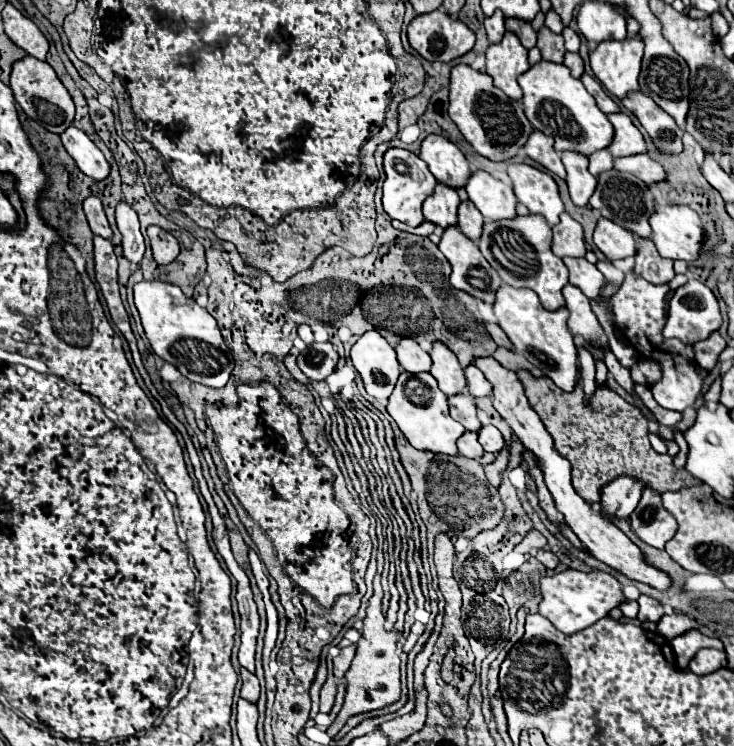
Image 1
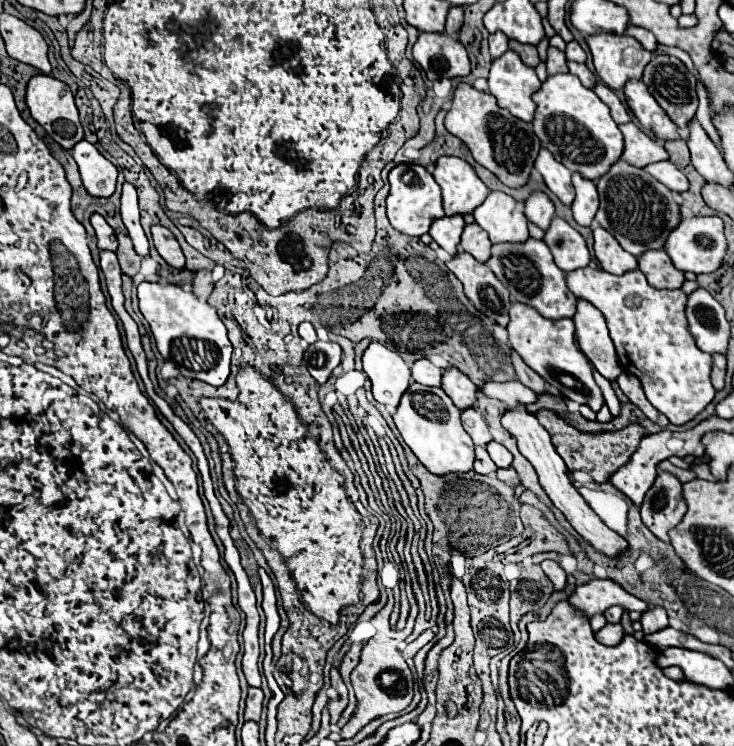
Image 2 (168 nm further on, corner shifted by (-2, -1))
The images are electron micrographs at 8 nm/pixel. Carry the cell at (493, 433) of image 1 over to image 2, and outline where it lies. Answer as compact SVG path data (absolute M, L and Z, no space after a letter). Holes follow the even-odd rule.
M492 441L492 443L490 443L490 447L486 447L486 449L488 449L488 453L490 453L492 461L494 461L500 469L506 469L506 467L510 467L510 465L512 465L512 453L510 453L504 445L500 445L500 443Z

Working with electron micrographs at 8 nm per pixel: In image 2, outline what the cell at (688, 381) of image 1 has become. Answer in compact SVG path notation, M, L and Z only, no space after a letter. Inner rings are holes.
M584 267L580 271L572 271L568 275L568 287L578 299L586 299L596 309L602 311L602 315L608 321L610 337L614 341L620 365L626 373L640 379L640 385L644 389L644 395L648 401L668 417L674 425L684 425L692 421L716 395L716 389L710 383L710 371L712 371L712 357L708 353L702 353L694 337L688 331L686 323L686 299L688 295L680 289L668 291L668 289L654 289L648 285L644 273L640 269L630 271L626 275L612 275L602 269Z

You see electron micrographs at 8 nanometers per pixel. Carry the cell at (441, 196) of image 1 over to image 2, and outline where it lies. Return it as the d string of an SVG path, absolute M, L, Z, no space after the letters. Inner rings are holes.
M460 215L454 217L442 217L436 219L434 225L430 227L430 237L444 249L450 253L450 257L454 257L458 253L458 243L460 243L460 235L464 229L464 219Z

